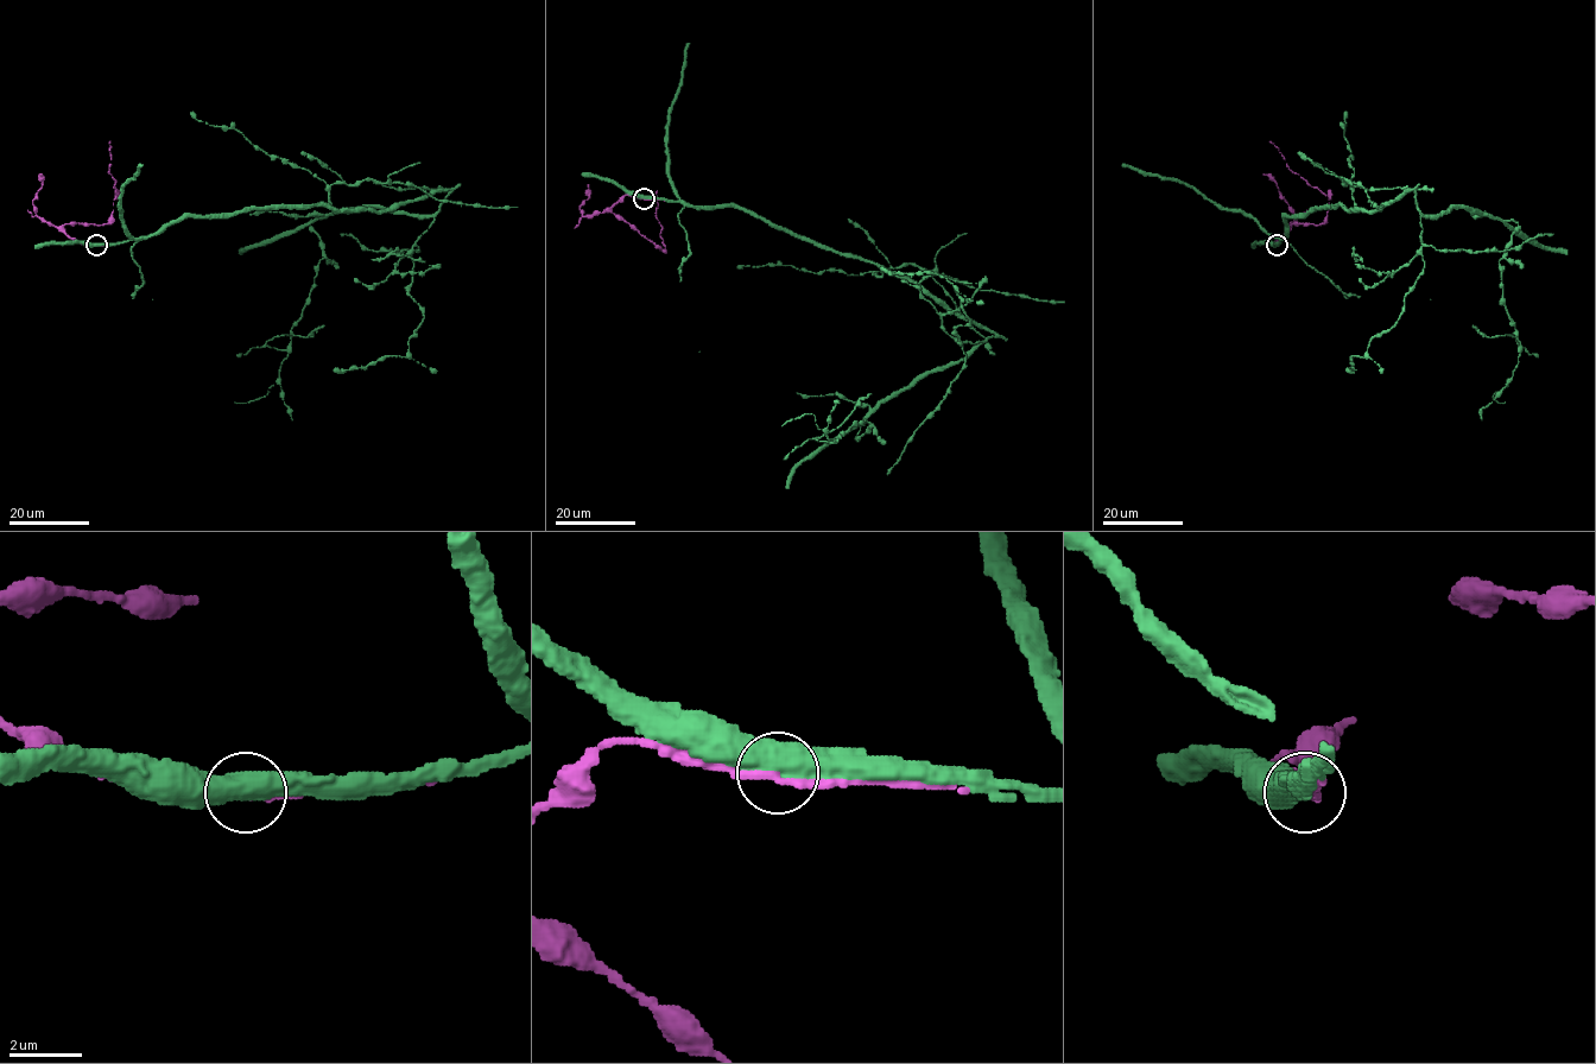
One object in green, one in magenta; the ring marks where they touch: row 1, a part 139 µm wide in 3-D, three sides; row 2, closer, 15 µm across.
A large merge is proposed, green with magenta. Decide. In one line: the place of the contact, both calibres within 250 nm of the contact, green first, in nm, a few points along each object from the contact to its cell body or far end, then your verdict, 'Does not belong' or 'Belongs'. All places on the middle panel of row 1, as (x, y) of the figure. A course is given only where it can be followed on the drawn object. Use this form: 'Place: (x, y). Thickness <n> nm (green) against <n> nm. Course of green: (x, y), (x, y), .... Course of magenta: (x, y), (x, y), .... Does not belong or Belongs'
Place: (644, 198). Thickness 500 nm (green) against 240 nm. Course of green: (644, 198), (745, 208), (998, 335), (887, 397), (857, 439), (866, 419), (811, 439), (871, 393). Course of magenta: (644, 198), (626, 195), (609, 210), (664, 249), (662, 227), (656, 214), (657, 190). Belongs

